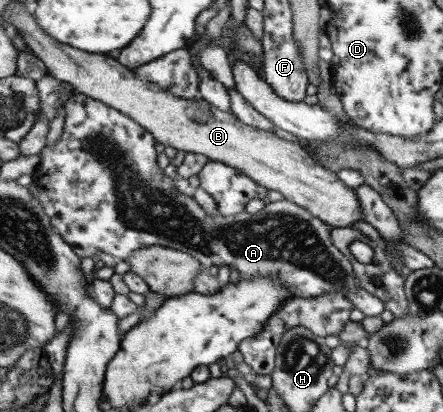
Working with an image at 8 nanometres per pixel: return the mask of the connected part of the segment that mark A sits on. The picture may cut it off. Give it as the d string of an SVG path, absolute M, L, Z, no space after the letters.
M79 92L69 96L63 110L64 124L59 141L45 147L39 154L42 161L36 172L36 196L44 204L45 213L51 217L53 227L76 248L81 258L106 252L116 260L127 261L133 252L157 244L196 256L207 268L227 266L237 270L247 280L255 280L257 276L273 276L275 280L279 278L281 284L285 284L285 288L289 288L297 298L317 298L329 292L341 292L365 317L374 317L383 312L383 303L377 297L357 287L359 280L355 261L333 242L330 224L313 216L309 209L284 198L266 203L263 209L253 215L246 211L229 216L219 212L209 215L195 198L179 193L175 178L169 178L157 162L155 144L158 140L131 116Z

